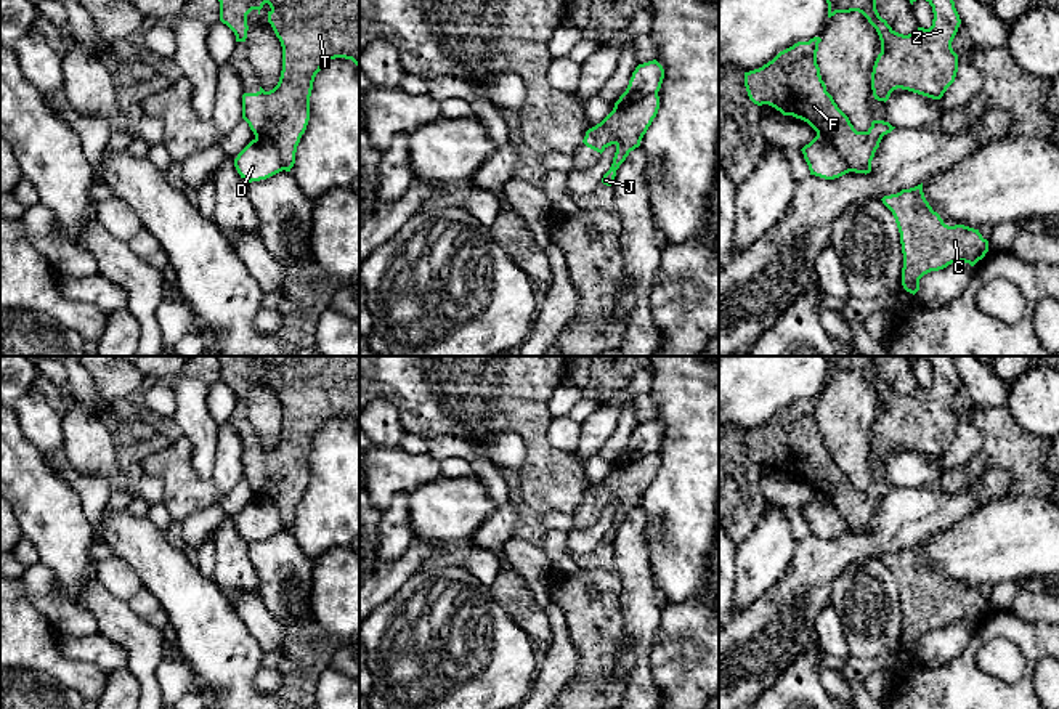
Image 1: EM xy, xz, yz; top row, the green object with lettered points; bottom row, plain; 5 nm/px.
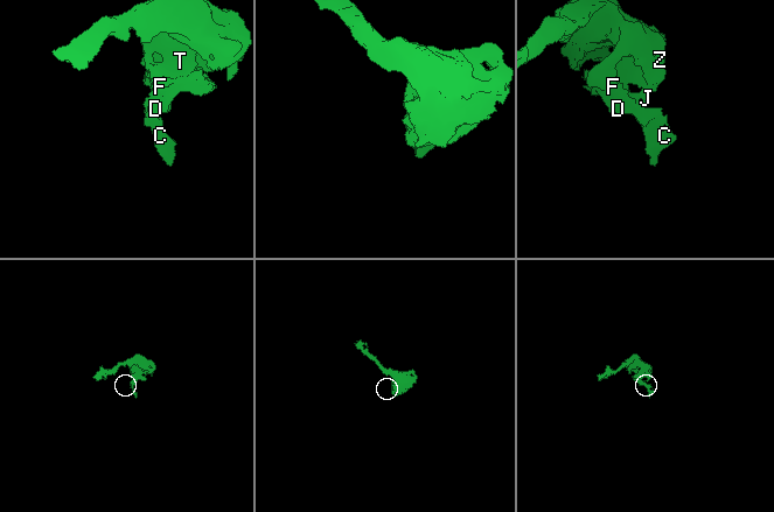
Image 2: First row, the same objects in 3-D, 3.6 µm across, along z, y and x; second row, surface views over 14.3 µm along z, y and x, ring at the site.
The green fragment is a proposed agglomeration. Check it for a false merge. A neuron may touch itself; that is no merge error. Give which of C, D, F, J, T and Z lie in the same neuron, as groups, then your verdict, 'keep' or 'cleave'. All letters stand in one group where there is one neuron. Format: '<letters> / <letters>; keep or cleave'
C F J T Z / D; cleave

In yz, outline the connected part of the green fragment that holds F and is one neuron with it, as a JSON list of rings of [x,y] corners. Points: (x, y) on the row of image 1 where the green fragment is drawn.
[[[820,37],[797,42],[762,67],[745,72],[748,96],[757,106],[769,104],[783,115],[807,122],[836,148],[850,172],[866,175],[882,136],[895,127],[873,120],[866,132],[854,128],[822,80],[817,64],[820,42]]]

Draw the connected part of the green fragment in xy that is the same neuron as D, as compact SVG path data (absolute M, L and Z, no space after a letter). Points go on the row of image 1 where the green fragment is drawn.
M263 138L252 140L234 159L234 167L247 183L266 180L284 170L278 148Z

